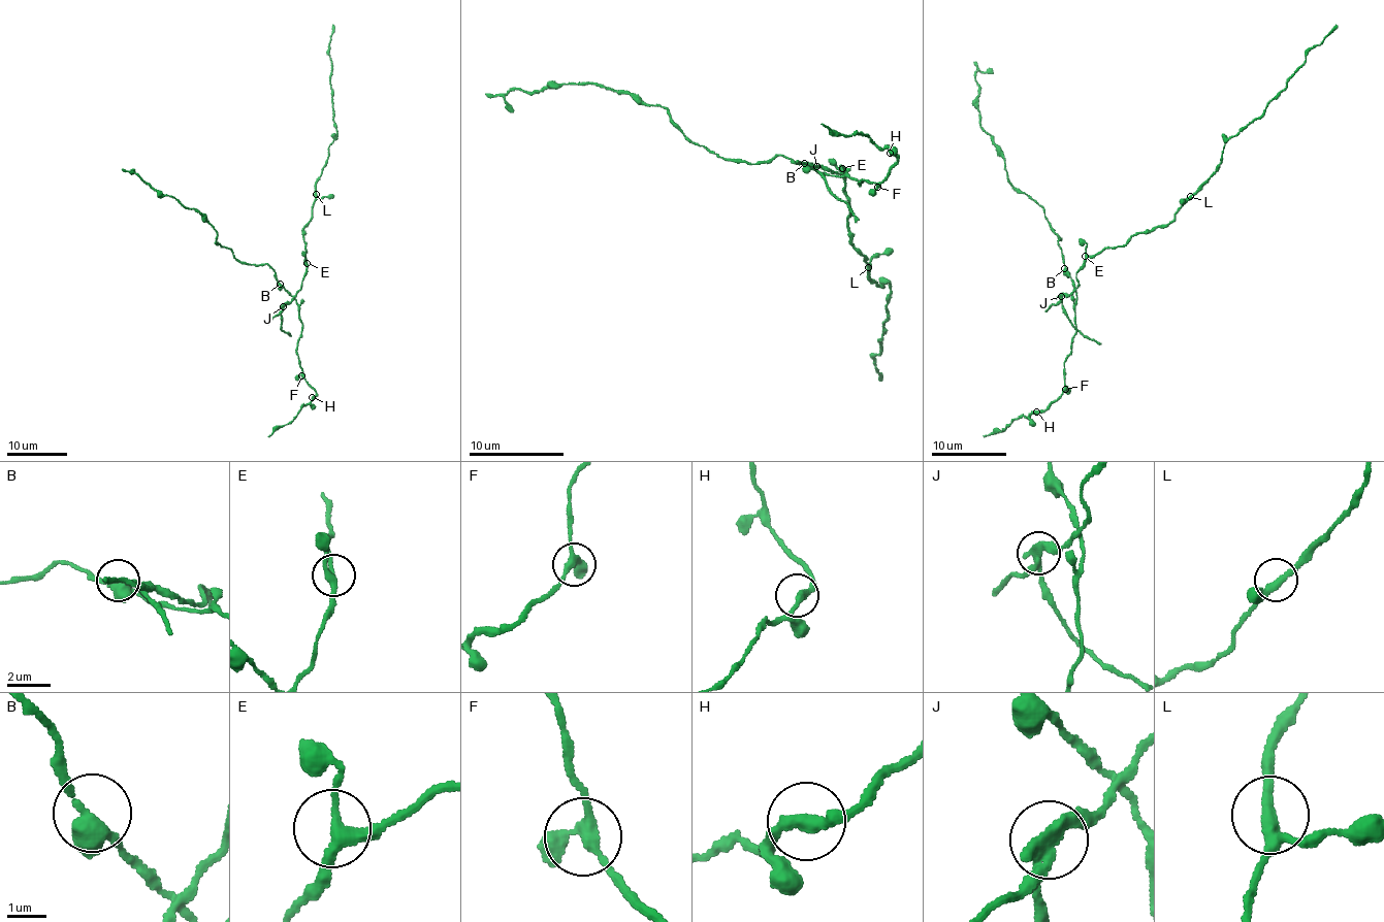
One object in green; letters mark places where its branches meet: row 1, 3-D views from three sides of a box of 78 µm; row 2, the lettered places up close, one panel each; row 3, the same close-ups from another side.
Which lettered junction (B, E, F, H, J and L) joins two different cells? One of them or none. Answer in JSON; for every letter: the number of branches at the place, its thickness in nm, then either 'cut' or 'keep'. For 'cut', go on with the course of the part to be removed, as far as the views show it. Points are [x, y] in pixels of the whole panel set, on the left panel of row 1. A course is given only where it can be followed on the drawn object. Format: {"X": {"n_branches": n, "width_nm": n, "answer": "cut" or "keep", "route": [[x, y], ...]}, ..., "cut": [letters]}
{"B": {"n_branches": 3, "width_nm": 320, "answer": "keep"}, "E": {"n_branches": 3, "width_nm": 280, "answer": "keep"}, "F": {"n_branches": 3, "width_nm": 260, "answer": "keep"}, "H": {"n_branches": 2, "width_nm": 320, "answer": "keep"}, "J": {"n_branches": 3, "width_nm": 280, "answer": "cut", "route": [[282, 305], [281, 329], [289, 335]]}, "L": {"n_branches": 3, "width_nm": 260, "answer": "keep"}, "cut": ["J"]}

